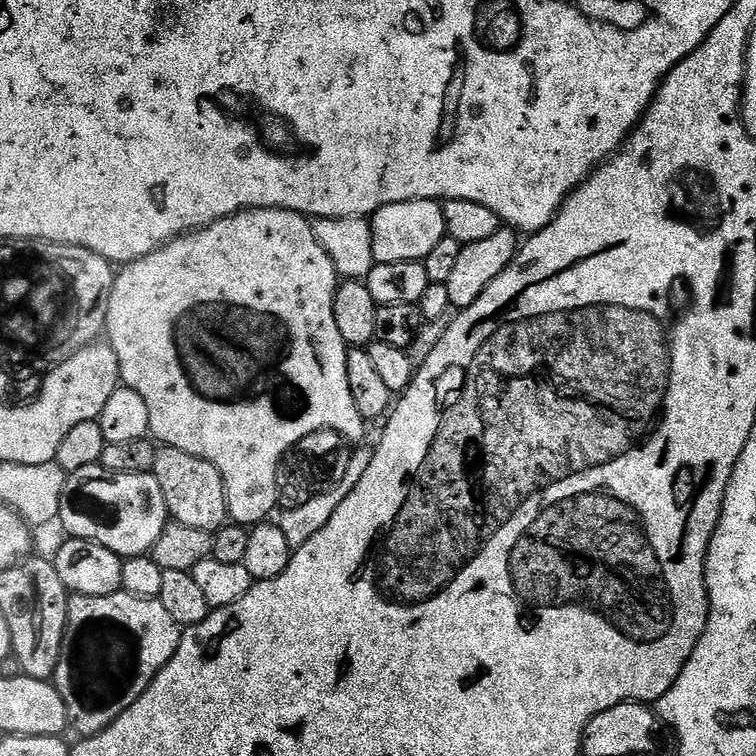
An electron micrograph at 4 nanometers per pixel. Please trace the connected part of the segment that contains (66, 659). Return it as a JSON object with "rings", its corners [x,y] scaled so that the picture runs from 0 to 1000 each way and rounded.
{"rings":[[[167,782],[152,783],[144,788],[97,787],[90,795],[90,831],[85,836],[85,853],[79,861],[79,874],[74,882],[71,903],[82,929],[87,929],[91,959],[102,963],[107,975],[127,974],[140,966],[152,952],[204,902],[204,897],[230,870],[238,853],[237,825],[225,817],[220,802],[208,791],[183,791]]]}

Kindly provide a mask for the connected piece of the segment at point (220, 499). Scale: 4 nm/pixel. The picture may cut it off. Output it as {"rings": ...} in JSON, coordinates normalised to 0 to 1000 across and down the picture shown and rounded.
{"rings":[[[213,591],[206,601],[204,628],[209,643],[214,643],[214,659],[220,659],[222,681],[231,692],[282,706],[303,692],[296,634],[278,611],[257,606],[257,601],[246,601],[246,595]]]}

